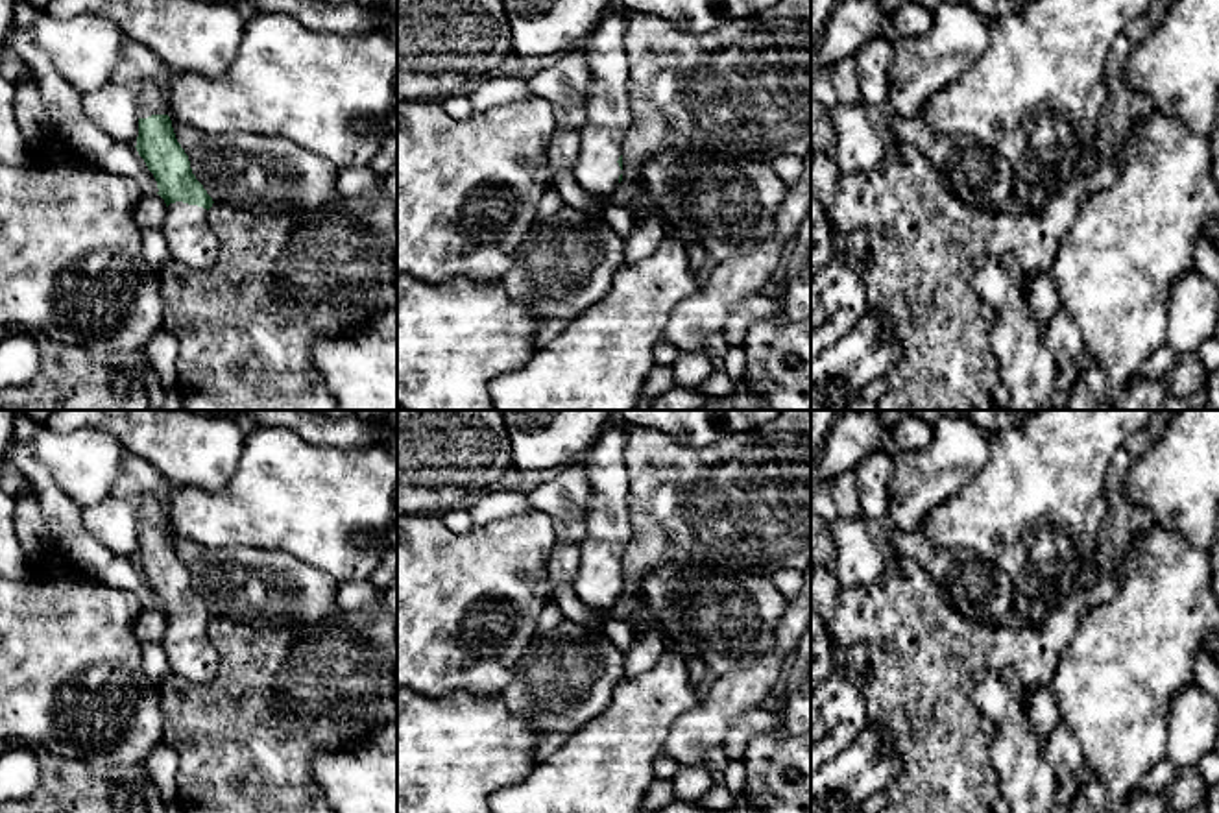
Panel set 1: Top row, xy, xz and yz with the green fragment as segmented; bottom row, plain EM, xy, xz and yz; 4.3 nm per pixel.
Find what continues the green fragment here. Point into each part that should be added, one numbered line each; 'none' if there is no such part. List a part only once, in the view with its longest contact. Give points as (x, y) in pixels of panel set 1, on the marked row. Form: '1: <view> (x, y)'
1: xy (150, 100)
2: xy (187, 230)

